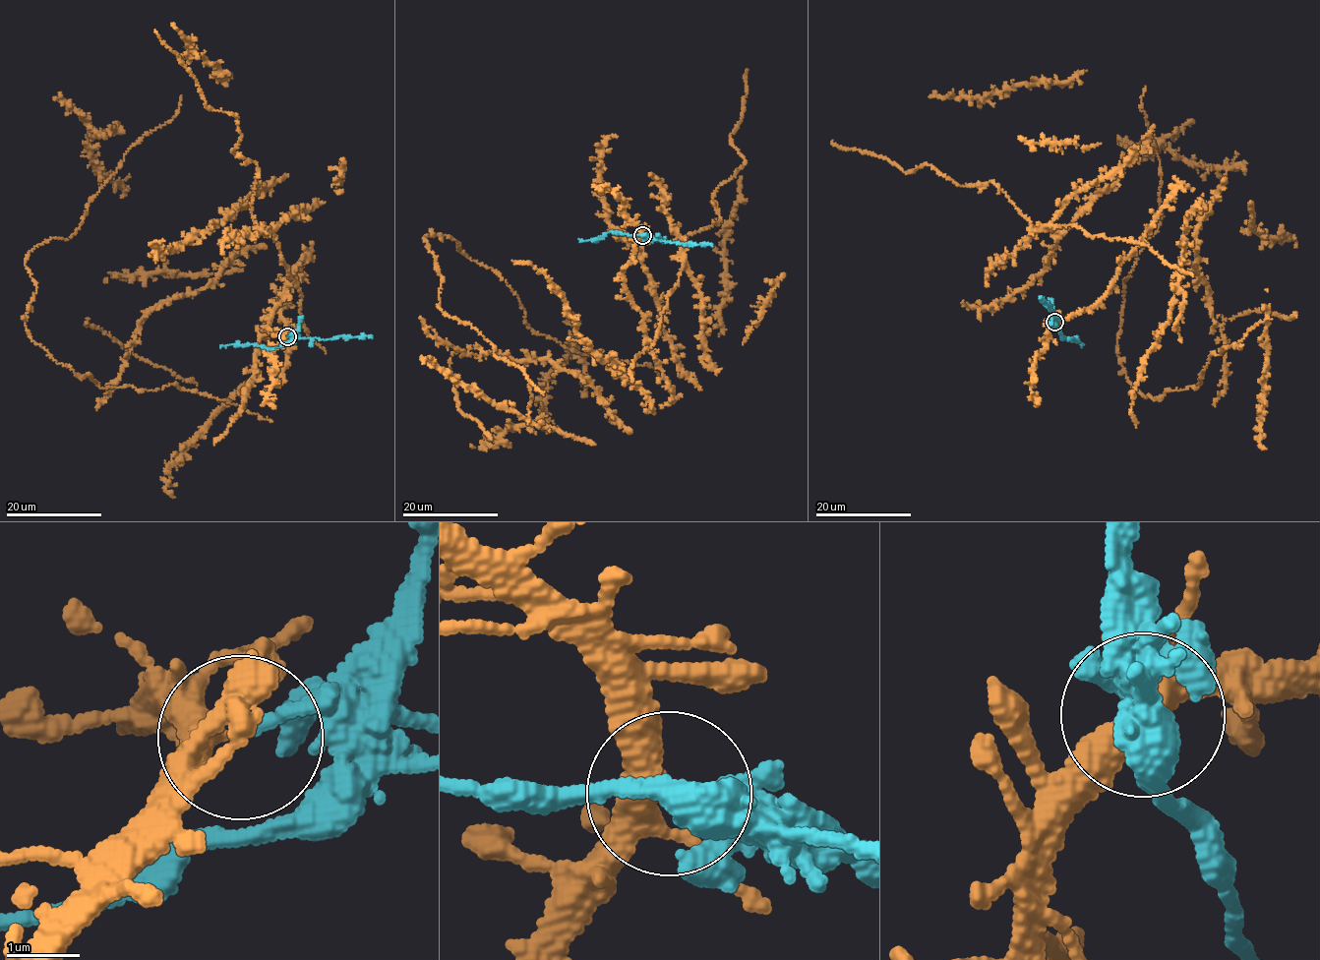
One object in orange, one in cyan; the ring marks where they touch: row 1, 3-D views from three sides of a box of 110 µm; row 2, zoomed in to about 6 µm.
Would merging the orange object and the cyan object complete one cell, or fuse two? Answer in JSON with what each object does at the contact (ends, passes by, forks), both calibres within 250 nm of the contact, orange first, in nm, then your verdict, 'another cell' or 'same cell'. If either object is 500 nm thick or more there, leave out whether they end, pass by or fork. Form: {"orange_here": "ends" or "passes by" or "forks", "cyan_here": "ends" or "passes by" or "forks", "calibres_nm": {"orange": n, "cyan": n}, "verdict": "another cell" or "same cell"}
{"orange_here": "passes by", "cyan_here": "ends", "calibres_nm": {"orange": 360, "cyan": 180}, "verdict": "another cell"}

